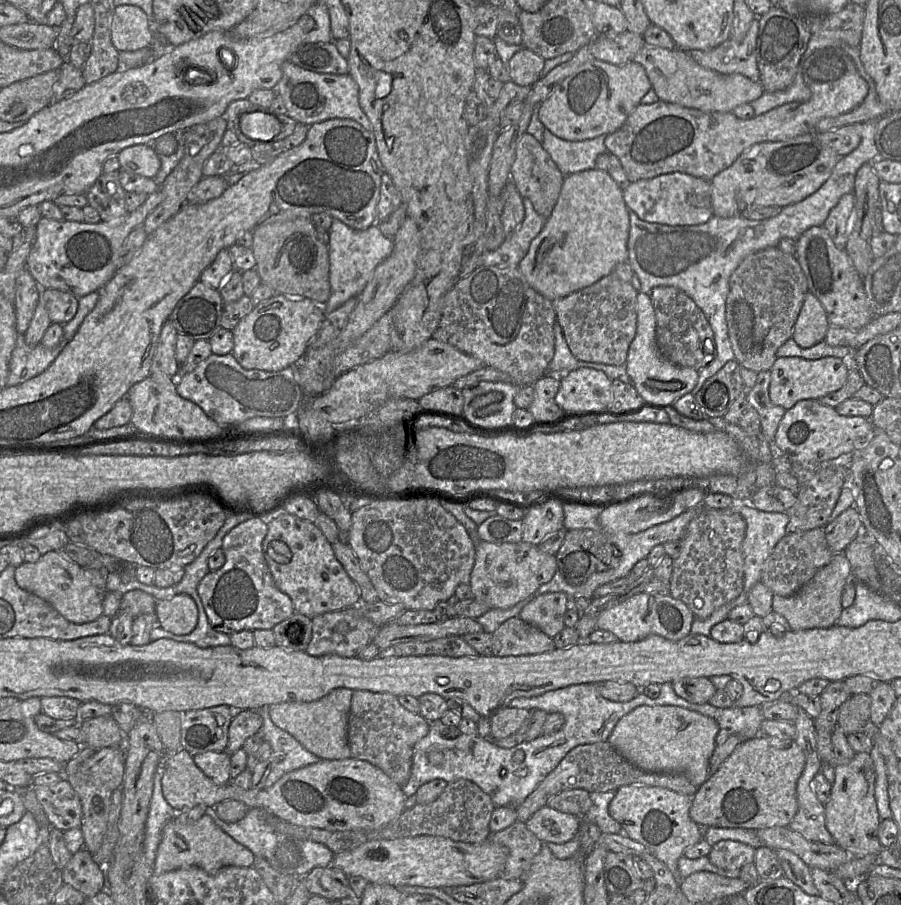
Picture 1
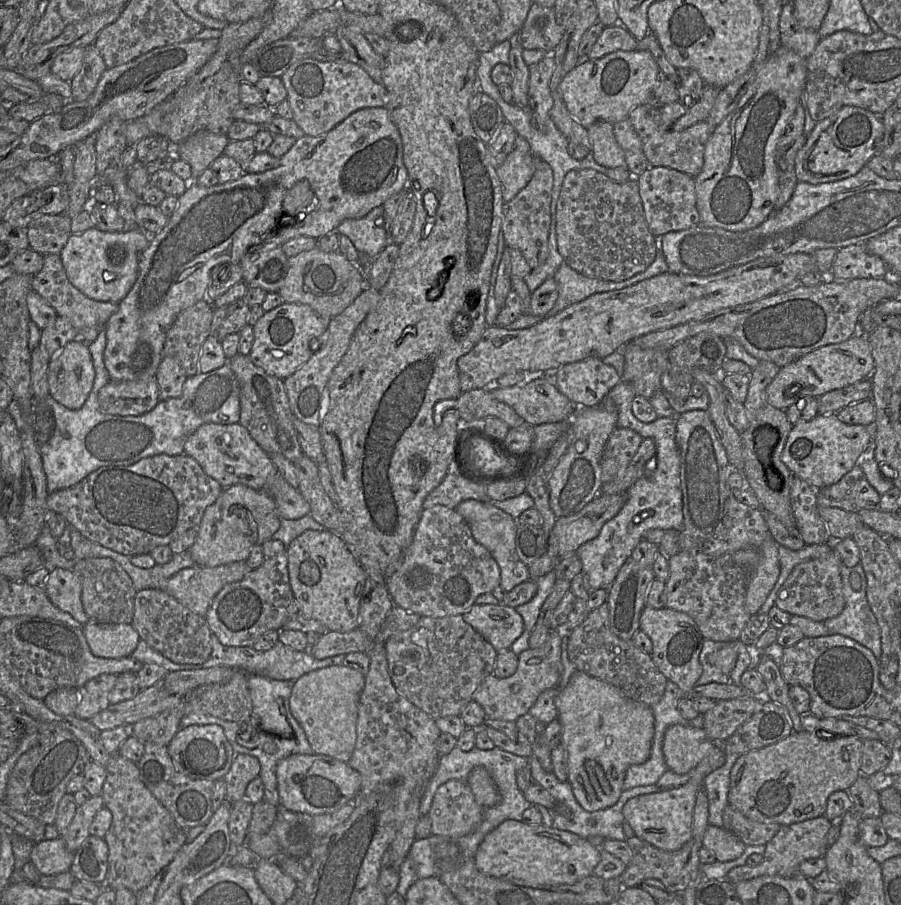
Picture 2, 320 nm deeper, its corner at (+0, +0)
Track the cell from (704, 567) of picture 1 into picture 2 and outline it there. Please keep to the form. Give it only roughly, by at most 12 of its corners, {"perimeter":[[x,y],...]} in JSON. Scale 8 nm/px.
{"perimeter":[[707,411],[677,415],[684,527],[666,607],[704,639],[751,615],[732,560],[770,536]]}

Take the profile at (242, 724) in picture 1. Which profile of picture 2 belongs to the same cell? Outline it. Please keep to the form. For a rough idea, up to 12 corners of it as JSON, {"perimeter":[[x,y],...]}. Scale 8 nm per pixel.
{"perimeter":[[236,754],[223,778],[227,799],[246,798],[248,784],[259,777],[256,757]]}

